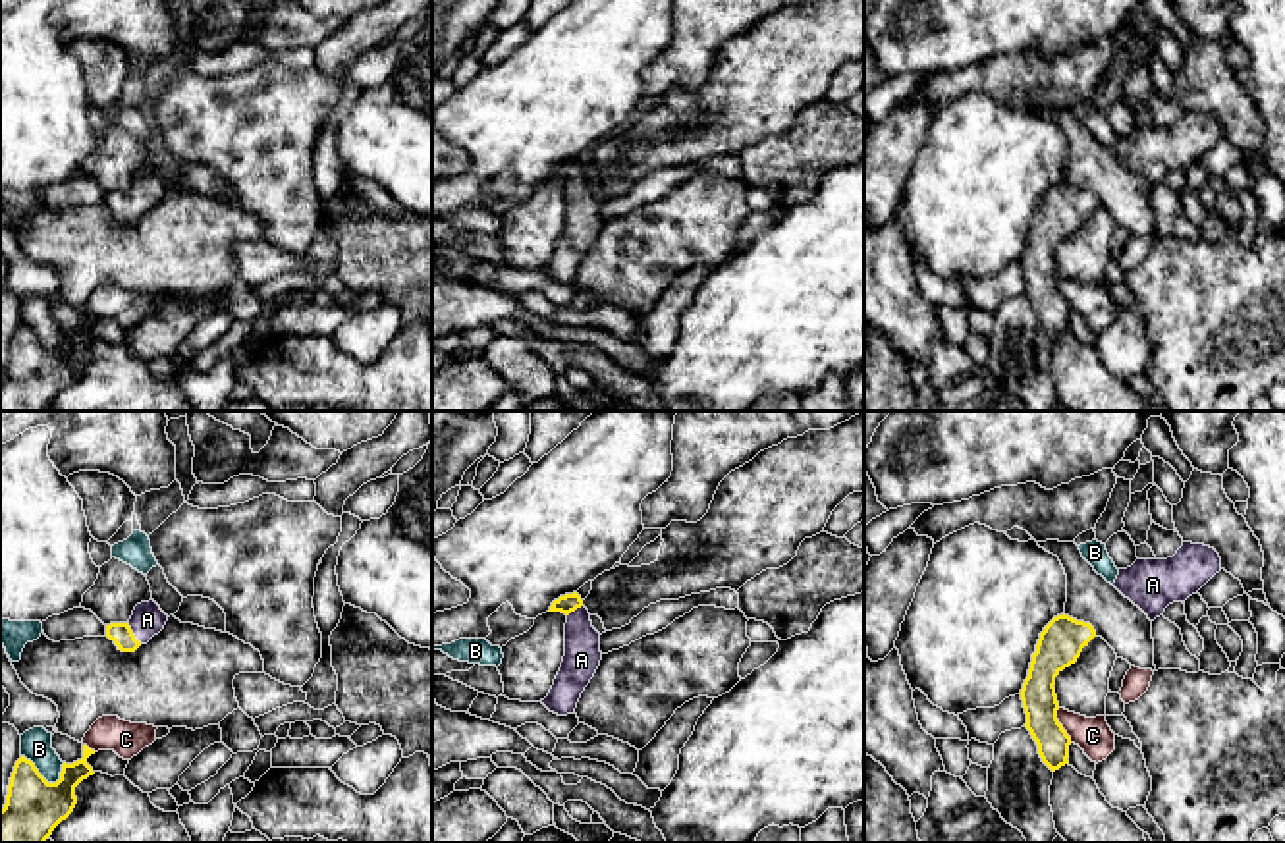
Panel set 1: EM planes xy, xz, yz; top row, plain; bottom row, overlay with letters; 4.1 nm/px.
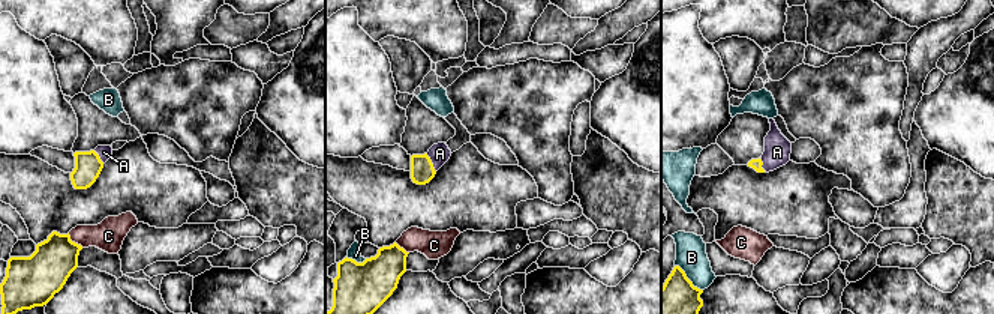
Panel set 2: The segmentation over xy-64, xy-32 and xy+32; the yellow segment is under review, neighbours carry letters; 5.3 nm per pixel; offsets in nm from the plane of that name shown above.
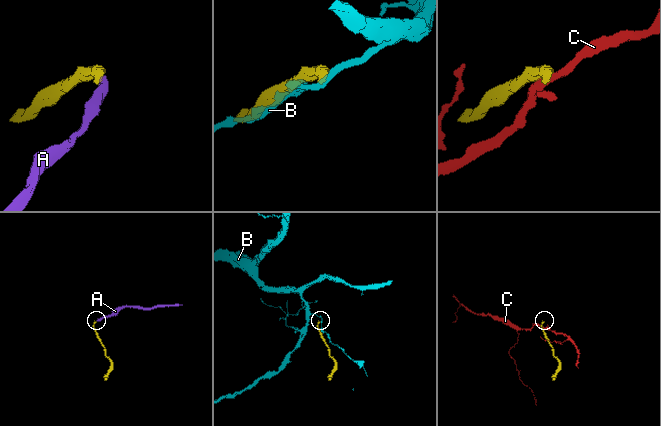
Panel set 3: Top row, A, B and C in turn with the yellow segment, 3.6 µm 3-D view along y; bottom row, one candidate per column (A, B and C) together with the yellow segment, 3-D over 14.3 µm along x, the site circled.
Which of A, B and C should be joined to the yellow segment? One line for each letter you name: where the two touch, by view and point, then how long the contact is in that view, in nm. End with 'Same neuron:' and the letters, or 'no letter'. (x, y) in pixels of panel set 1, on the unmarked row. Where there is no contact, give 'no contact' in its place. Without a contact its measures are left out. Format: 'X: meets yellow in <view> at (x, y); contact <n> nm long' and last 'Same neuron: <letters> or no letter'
A: meets yellow in xy at (132, 201); contact 110 nm long
Same neuron: A

